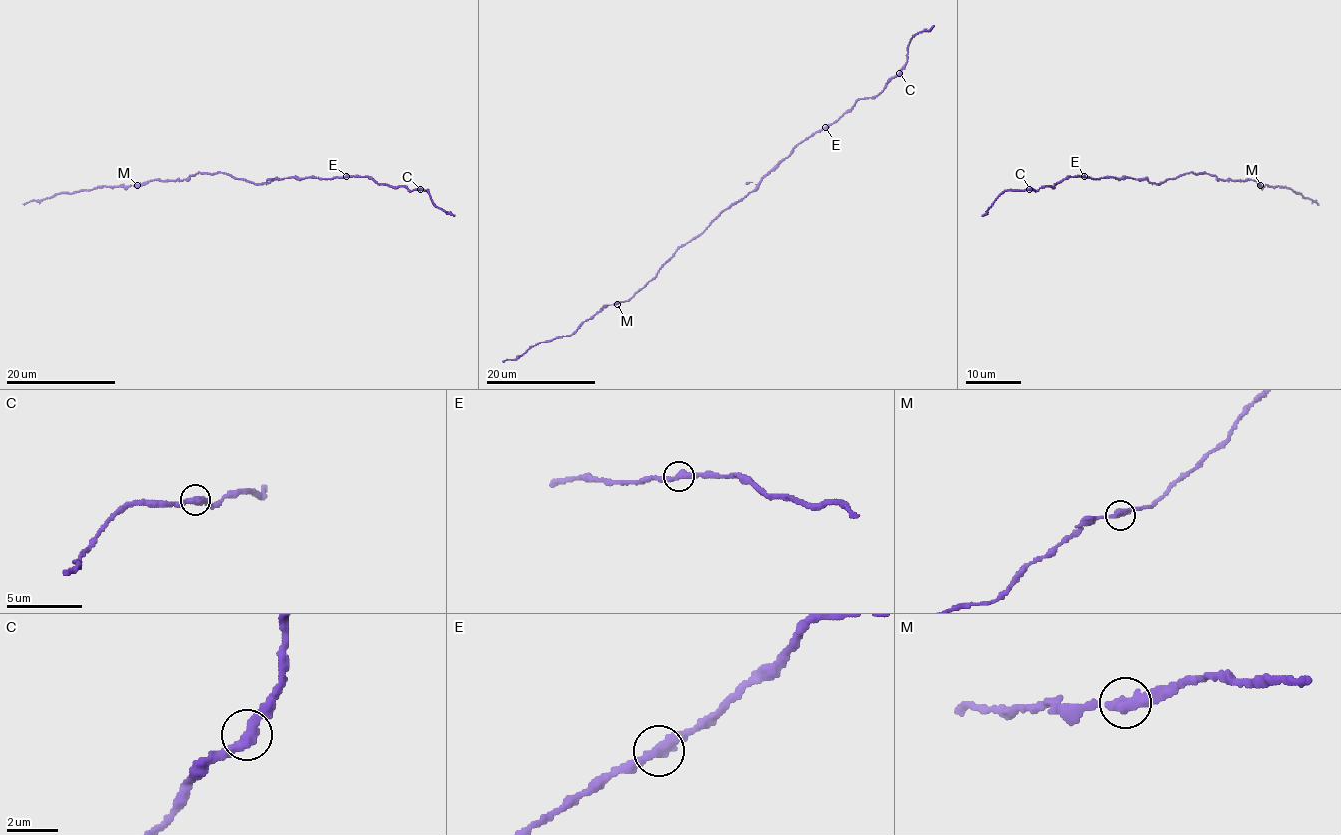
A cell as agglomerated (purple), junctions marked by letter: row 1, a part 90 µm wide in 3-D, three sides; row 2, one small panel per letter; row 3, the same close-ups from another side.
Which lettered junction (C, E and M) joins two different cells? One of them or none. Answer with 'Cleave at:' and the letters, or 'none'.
Cleave at: none

